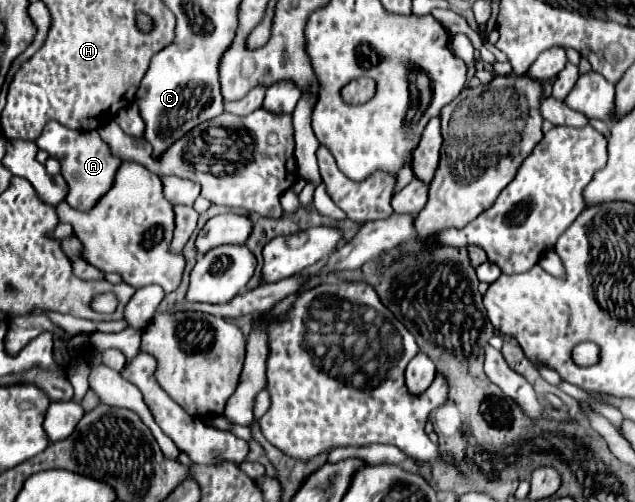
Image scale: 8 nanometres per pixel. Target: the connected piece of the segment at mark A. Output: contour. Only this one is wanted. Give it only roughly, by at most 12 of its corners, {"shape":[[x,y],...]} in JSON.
{"shape":[[49,122],[35,140],[61,162],[65,200],[87,212],[121,160],[95,130]]}

